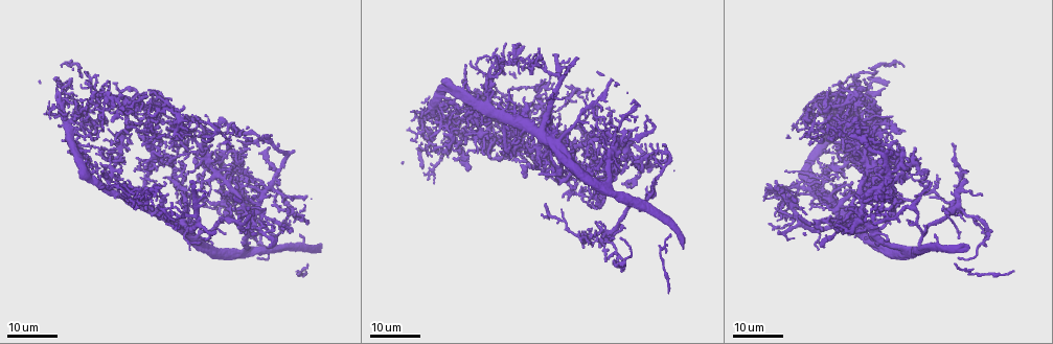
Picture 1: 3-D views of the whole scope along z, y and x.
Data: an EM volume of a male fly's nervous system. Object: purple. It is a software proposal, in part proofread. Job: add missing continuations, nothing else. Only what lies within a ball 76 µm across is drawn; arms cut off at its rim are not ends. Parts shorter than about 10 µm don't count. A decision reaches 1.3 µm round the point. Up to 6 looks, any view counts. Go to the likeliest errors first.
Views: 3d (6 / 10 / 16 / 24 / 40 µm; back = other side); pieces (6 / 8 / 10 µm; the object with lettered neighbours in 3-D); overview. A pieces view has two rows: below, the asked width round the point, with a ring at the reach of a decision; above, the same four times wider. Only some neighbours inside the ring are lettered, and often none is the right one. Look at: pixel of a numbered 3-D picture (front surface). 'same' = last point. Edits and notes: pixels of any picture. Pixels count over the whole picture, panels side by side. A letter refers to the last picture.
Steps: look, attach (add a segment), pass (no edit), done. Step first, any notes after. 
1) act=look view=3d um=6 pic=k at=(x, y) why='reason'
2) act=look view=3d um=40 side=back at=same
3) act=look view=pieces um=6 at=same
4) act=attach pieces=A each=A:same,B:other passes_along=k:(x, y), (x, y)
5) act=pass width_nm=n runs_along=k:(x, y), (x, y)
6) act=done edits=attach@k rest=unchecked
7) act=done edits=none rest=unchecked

act=look view=3d um=24 pic=1 at=(621, 240) why='end of a long branch'

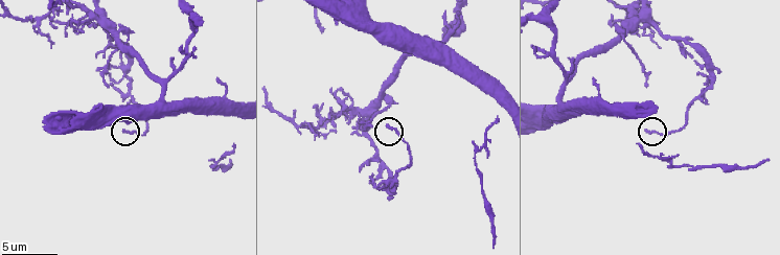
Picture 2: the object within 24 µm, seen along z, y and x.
act=look view=pieces um=8 pic=2 at=(644, 130) why='see the neighbours'

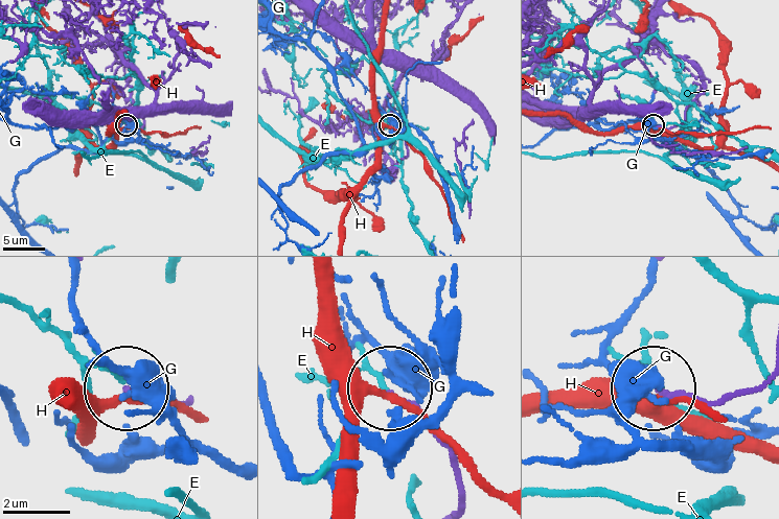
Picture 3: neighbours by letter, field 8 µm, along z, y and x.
act=pass each=E:other,G:other,H:other found='no lettered segment goes on from it'

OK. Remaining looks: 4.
act=look view=3d um=16 pic=1 at=(509, 137) why='an open end'

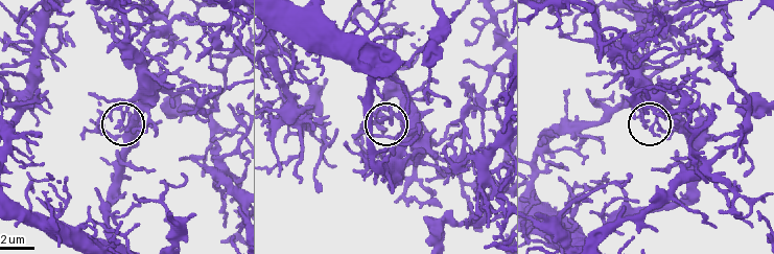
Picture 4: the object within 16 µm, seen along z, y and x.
act=look view=pieces um=6 pic=4 at=(647, 124) why='see the neighbours'

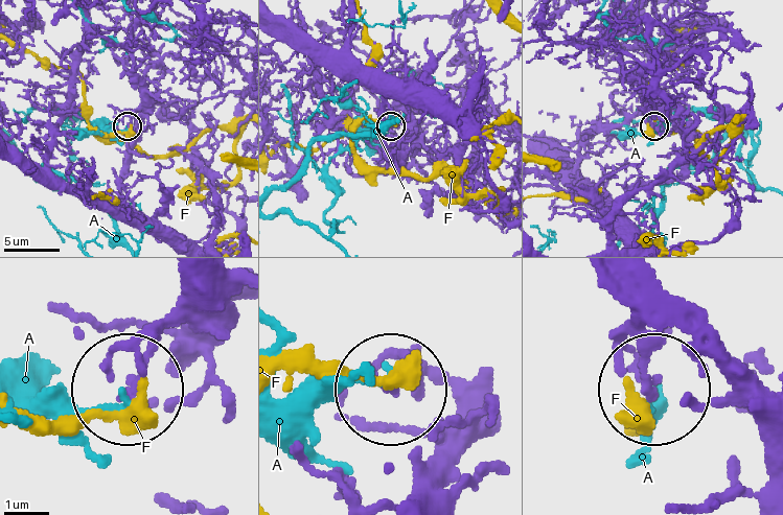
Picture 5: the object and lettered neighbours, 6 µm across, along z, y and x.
act=pass each=A:other,F:other runs_along=5:(606, 284), (632, 318), (648, 381) found='no lettered segment goes on from it'

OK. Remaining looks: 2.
act=look view=3d um=24 pic=1 at=(890, 206) why='free end'

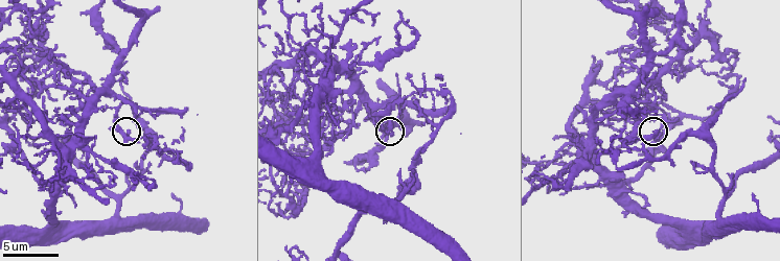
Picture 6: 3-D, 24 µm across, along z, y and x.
act=look view=pieces um=6 pic=6 at=(393, 132)

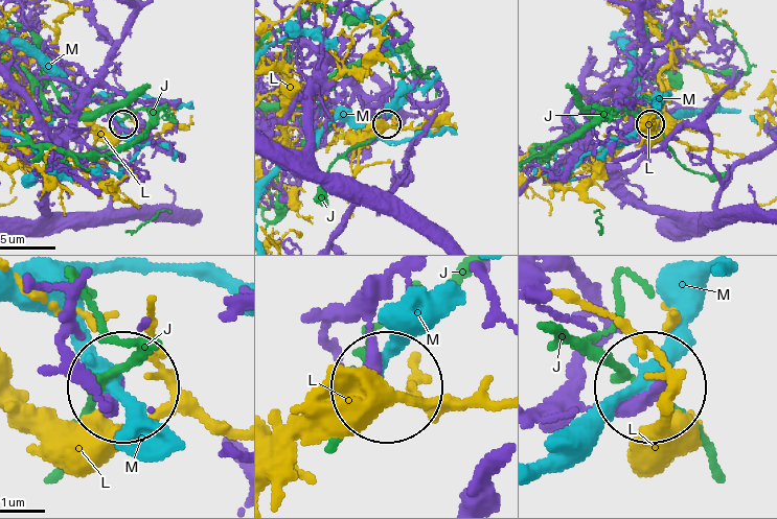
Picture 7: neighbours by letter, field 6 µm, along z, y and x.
act=pass each=J:other,L:other,M:other found='no lettered segment goes on from it'

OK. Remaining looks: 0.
act=done edits=none rest=unchecked

